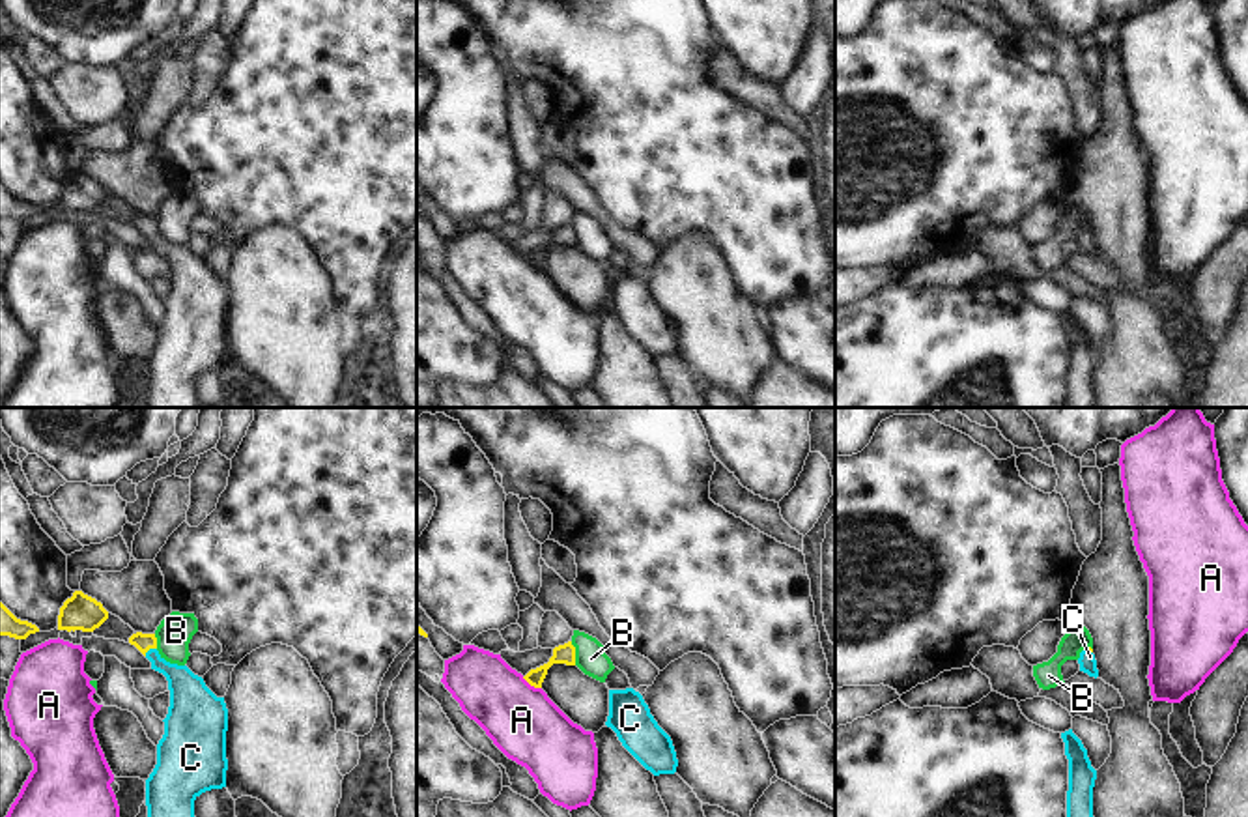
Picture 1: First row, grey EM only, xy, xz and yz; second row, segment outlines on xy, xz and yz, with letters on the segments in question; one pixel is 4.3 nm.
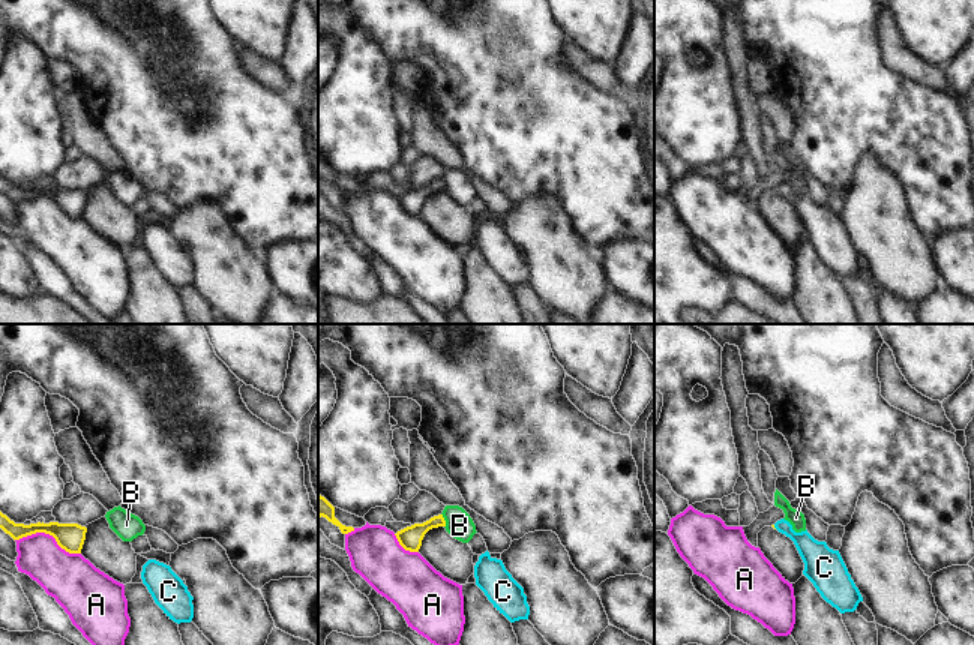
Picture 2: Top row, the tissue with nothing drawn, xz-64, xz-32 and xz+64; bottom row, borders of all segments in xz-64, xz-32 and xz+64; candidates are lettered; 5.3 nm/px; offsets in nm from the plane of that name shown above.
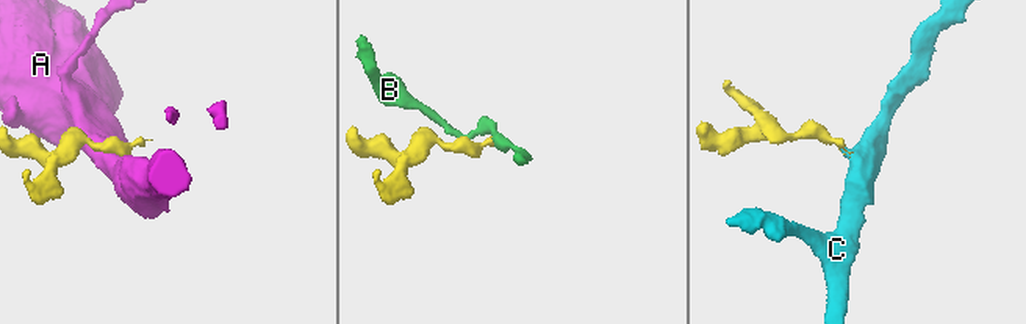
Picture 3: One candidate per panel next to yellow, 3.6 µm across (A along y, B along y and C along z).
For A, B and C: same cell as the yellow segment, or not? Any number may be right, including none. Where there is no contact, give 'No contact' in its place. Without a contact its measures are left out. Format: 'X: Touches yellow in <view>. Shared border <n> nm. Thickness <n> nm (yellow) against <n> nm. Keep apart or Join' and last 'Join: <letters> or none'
A: Touches yellow in xz. Shared border 100 nm. Thickness 80 nm (yellow) against 300 nm. Keep apart
B: Touches yellow in xz. Shared border 110 nm. Thickness 80 nm (yellow) against 140 nm. Keep apart
C: Touches yellow in xy. Shared border 70 nm. Thickness 80 nm (yellow) against 160 nm. Join
Join: C.

